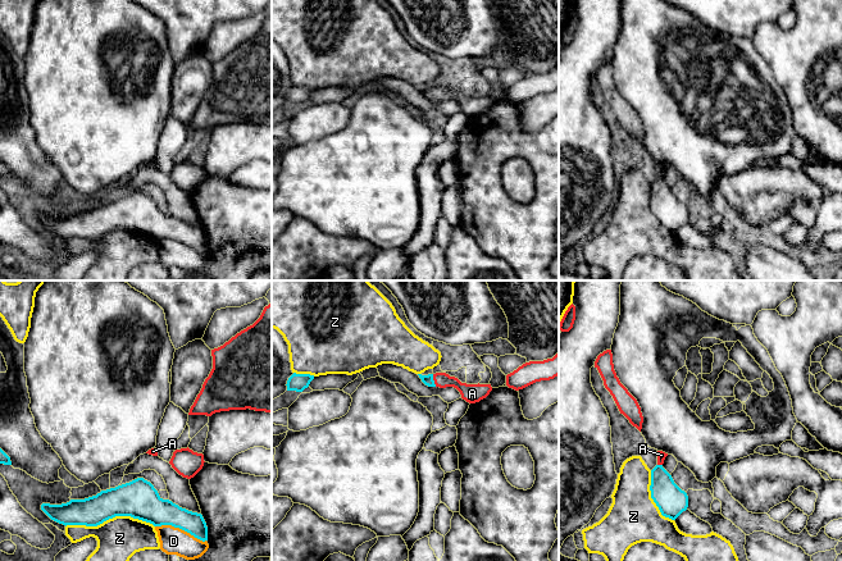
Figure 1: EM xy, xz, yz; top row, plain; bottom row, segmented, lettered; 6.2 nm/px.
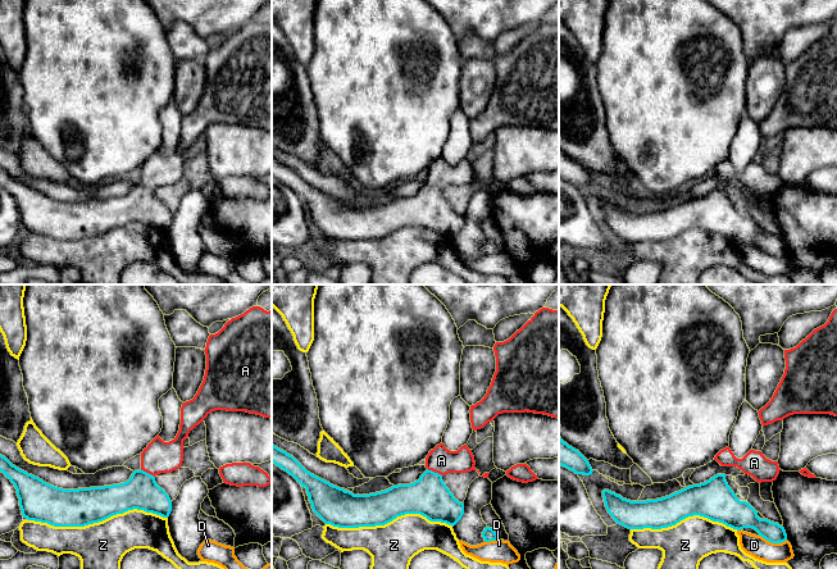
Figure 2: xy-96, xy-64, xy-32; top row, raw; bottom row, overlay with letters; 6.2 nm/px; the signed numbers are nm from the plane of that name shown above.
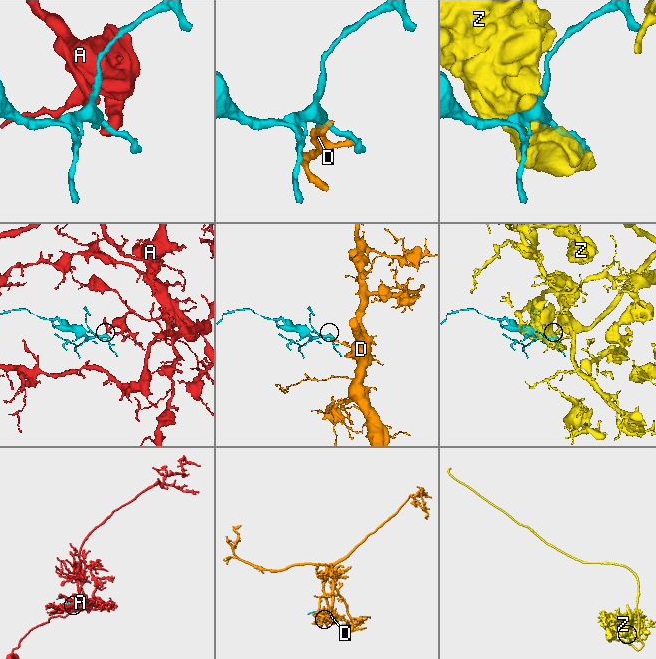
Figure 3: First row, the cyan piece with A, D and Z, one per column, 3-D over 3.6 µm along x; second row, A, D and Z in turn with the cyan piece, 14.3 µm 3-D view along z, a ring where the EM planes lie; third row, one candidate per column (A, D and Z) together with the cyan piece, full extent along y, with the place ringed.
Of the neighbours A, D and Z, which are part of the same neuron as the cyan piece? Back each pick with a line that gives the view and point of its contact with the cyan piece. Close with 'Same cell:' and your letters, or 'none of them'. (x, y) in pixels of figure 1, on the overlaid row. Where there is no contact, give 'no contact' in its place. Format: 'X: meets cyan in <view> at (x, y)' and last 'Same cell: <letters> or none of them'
A: meets cyan in xz at (433, 381)
Same cell: A

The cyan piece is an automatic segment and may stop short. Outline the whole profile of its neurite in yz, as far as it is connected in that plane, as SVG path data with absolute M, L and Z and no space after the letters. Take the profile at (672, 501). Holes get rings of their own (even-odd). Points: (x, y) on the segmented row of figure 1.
M657 451L657 465L651 470L651 498L663 516L675 520L688 507L688 496L663 468L668 453Z

